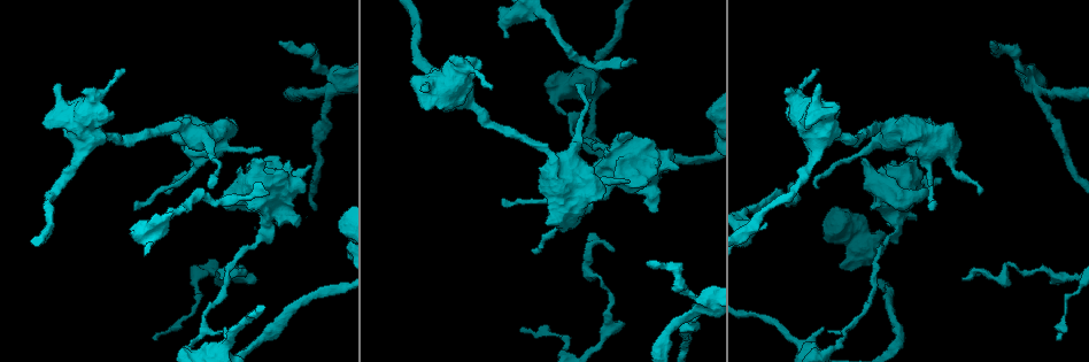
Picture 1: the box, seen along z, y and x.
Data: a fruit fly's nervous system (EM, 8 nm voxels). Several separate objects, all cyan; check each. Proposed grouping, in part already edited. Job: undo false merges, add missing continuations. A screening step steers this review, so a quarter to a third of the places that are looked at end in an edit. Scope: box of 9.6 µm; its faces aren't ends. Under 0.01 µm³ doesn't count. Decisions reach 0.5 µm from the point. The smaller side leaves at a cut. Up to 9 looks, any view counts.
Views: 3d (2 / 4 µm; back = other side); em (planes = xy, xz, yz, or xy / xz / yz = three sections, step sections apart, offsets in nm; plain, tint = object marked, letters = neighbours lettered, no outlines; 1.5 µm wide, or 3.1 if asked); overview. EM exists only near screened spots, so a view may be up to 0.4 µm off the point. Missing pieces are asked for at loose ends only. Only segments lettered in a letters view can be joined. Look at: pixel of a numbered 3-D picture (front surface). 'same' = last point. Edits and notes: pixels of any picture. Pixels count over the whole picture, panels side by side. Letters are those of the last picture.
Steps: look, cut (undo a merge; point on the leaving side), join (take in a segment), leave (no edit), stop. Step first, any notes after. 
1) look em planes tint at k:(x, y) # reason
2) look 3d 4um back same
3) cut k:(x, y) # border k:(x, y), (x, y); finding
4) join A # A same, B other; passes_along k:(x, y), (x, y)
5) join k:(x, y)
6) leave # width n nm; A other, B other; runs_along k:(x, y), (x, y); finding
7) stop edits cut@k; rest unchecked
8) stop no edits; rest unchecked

look em yz step 8 tint at 1:(269, 194) # thin end

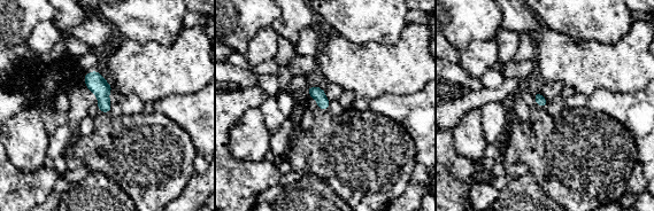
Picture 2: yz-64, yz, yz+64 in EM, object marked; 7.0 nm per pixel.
look em planes letters same # cut it another way

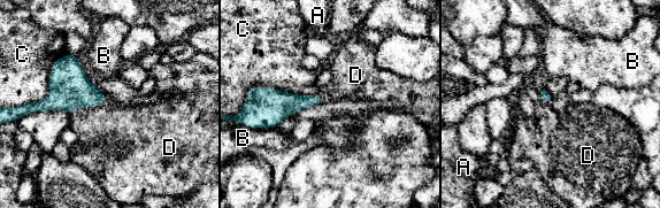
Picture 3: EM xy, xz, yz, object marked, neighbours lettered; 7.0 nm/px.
join D # A other, B other, C other, D same; it goes on there

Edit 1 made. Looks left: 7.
look 3d 4um at 1:(413, 79) # stops while still wide

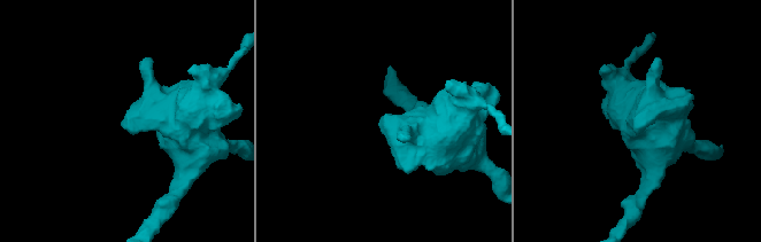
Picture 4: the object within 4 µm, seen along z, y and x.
look em xy step 4 letters at 4:(129, 129) # need the tissue

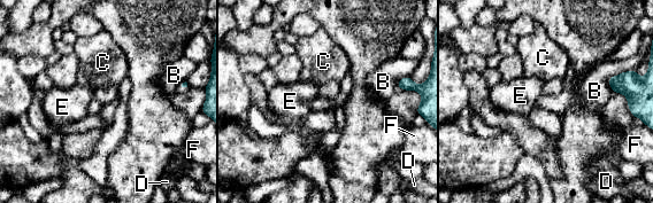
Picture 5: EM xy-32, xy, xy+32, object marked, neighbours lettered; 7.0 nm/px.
look em xz step 8 letters same

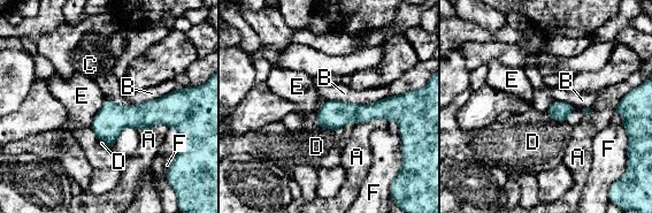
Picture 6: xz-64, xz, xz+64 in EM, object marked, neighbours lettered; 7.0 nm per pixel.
leave # longest_contact B 440 nm; A other, B other, C other, D other, E other, F other; no lettered segment goes on from it

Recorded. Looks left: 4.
look em planes letters at 1:(745, 208) # calibre changes

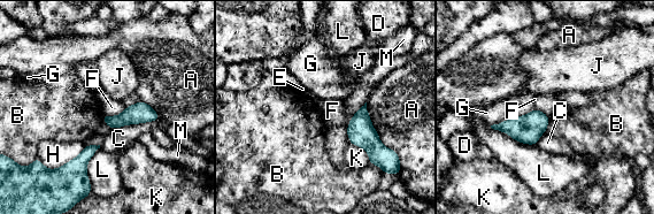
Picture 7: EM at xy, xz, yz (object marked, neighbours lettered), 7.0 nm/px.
leave # A other, B other, C other, D other, E other, F other, G other, H other, J other, K other, L other, M other; border 7:(535, 107), (525, 114), (491, 125); all the same cell

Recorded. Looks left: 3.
look 3d 4um at 1:(657, 210) # free end

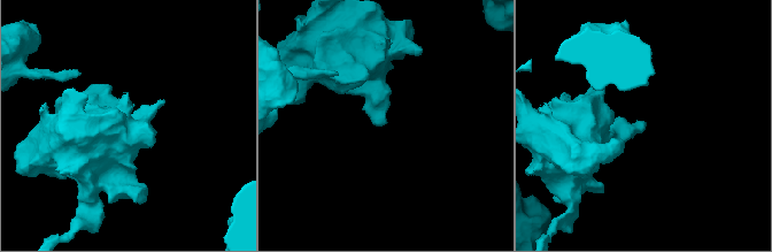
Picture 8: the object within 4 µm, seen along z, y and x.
look em planes letters at 8:(645, 124)

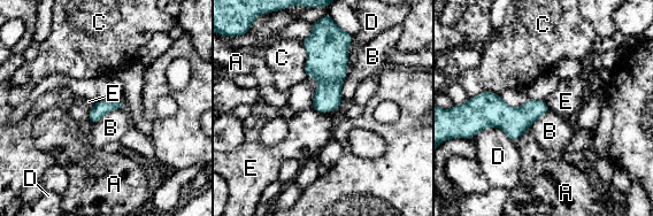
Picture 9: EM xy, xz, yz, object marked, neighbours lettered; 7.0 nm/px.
leave # A other, B other, C other, D other, E other; border 9:(344, 79), (340, 103), (327, 114); none of them fits

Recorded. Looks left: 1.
stop edits join@3; rest unchecked

